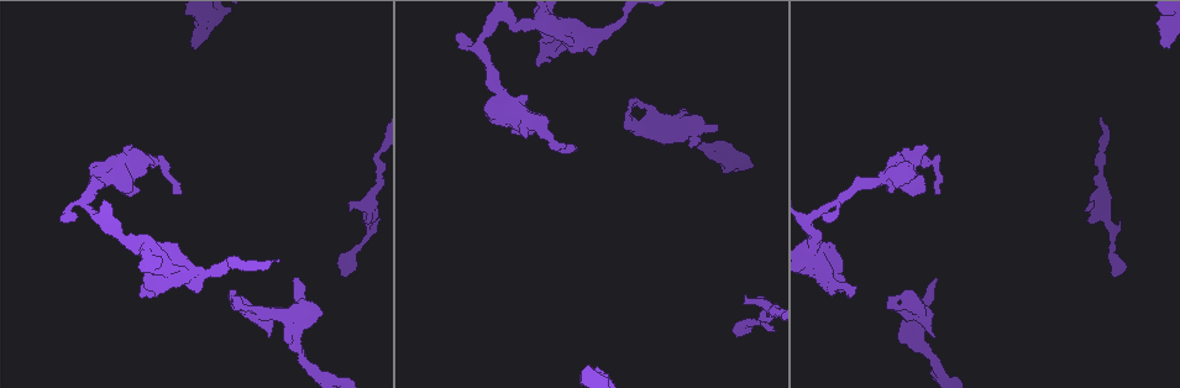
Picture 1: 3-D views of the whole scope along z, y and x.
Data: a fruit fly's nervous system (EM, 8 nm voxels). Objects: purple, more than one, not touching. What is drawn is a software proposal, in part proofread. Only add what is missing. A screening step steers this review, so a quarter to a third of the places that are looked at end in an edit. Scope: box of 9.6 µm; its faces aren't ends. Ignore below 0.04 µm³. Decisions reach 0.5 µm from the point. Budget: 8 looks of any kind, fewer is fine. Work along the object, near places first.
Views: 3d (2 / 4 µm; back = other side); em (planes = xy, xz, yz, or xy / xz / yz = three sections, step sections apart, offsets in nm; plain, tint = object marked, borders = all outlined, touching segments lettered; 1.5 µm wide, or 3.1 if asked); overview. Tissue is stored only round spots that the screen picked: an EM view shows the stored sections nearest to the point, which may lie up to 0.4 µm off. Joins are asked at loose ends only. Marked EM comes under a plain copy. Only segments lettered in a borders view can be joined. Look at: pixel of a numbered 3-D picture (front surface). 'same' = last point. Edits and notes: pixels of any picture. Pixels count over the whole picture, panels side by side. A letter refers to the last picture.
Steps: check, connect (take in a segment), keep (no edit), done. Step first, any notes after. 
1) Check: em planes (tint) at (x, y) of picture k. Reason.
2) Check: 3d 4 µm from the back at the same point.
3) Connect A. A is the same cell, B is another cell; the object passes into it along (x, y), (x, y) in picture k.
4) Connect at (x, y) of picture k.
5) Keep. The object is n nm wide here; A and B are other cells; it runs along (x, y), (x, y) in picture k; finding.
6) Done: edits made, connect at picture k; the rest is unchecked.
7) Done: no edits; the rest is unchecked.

Check: em planes (borders) at (179, 193) of picture 1. Free end.

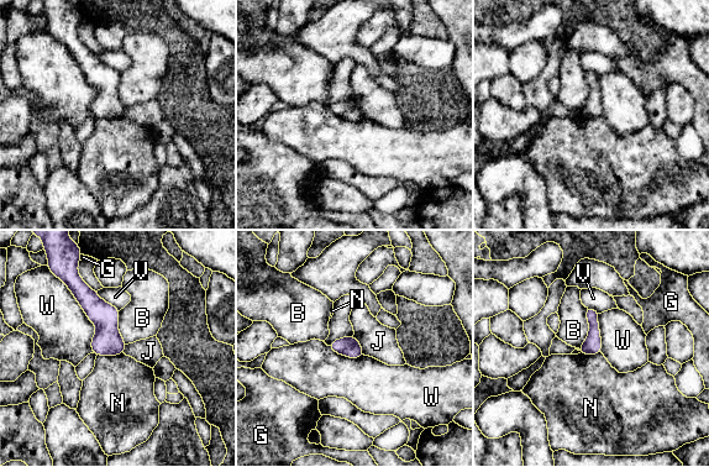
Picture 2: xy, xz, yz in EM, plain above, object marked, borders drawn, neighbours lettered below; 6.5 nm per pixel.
Keep. B, G, J, N, V and W are other cells; a border runs along (122, 352), (96, 356) in picture 2; none of them fits.

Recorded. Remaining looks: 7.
Check: em yz step 8 (tint) at (850, 295) of picture 1. Free end.

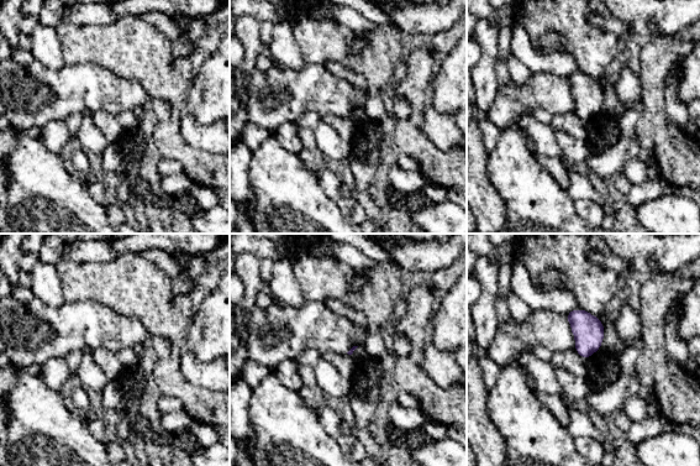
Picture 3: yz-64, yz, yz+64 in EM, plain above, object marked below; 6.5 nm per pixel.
Check: em planes (borders) at the same point. Cut it another way.

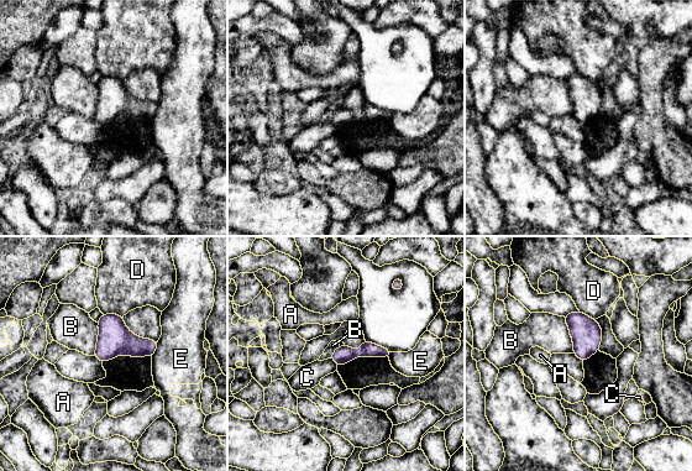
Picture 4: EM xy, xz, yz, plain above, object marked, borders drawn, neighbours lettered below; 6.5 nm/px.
Keep. A, B, C, D and E are other cells; it runs along (387, 352), (362, 351), (335, 357) in picture 4; none of them fits.

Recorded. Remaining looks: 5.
Check: em yz step 4 (borders) at (691, 147) of picture 1. Branch stops here.

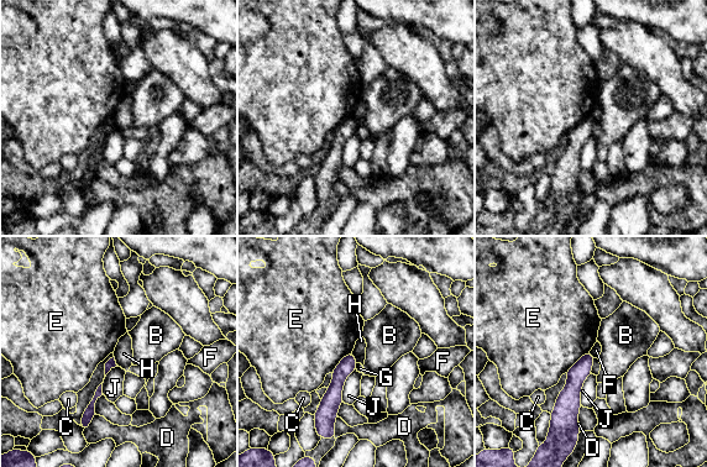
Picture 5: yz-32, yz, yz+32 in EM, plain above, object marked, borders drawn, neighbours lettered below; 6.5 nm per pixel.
Keep. B, C, D, E, F, G, H and J are other cells; it runs along (588, 356), (571, 393), (575, 426) in picture 5; no lettered segment goes on from it.

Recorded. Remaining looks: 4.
Done: no edits; the rest is unchecked.

